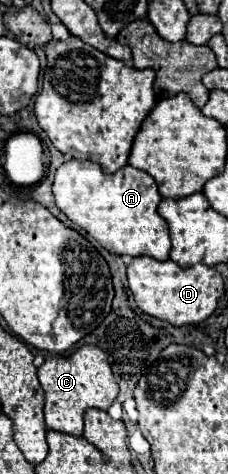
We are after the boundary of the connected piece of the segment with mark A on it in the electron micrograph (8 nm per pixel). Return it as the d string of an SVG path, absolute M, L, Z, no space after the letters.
M71 159L57 169L53 195L57 207L111 253L131 257L149 255L159 261L169 259L169 225L157 213L161 195L149 173L131 165L121 167L117 173L105 173L99 163Z

